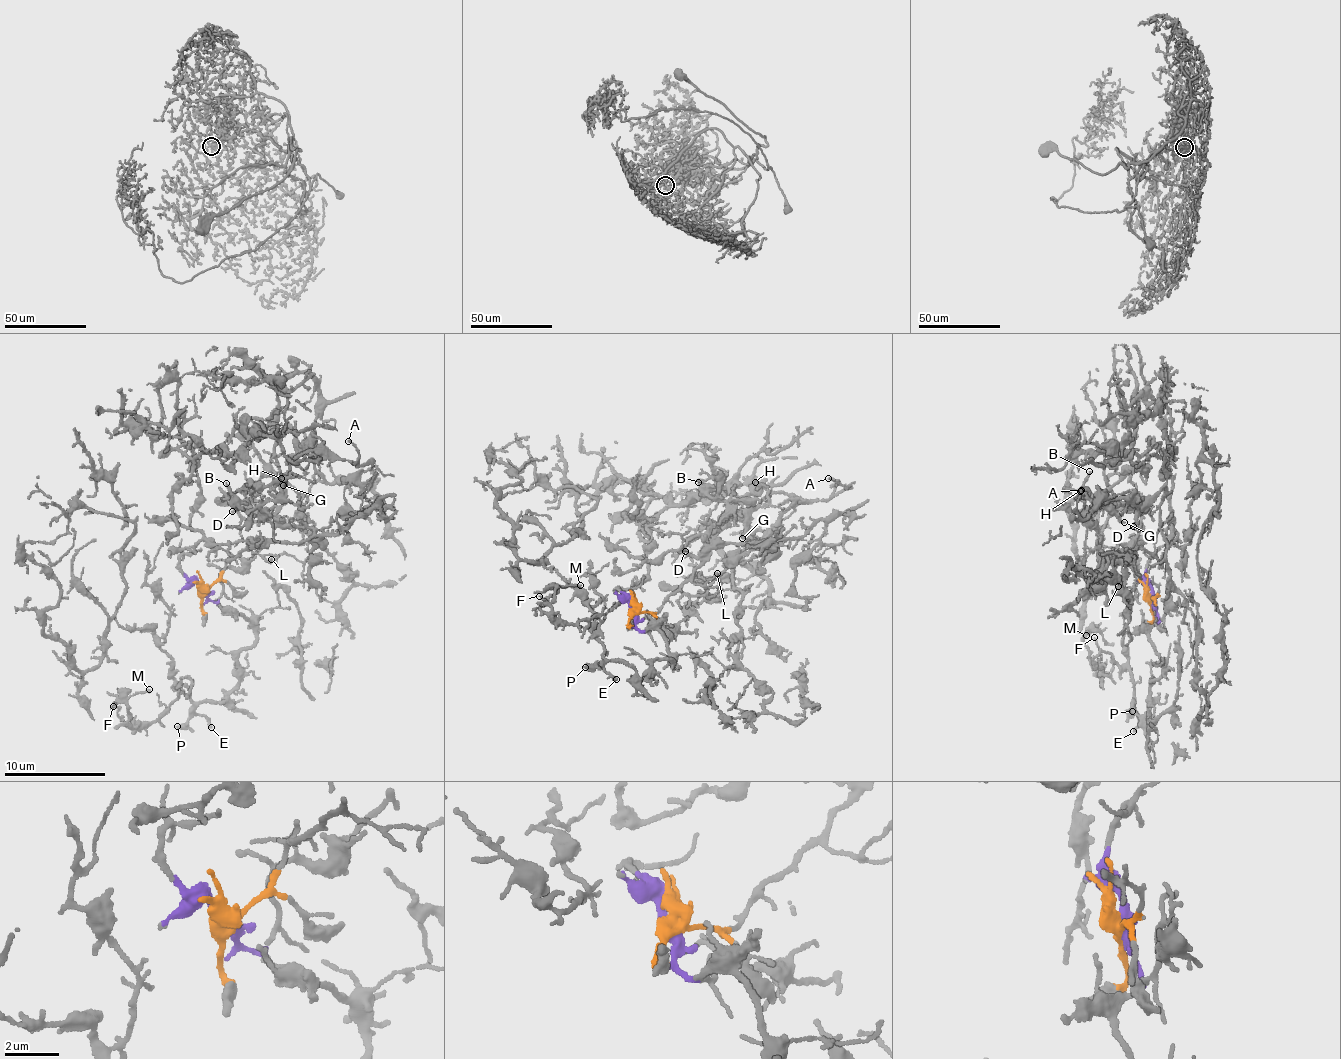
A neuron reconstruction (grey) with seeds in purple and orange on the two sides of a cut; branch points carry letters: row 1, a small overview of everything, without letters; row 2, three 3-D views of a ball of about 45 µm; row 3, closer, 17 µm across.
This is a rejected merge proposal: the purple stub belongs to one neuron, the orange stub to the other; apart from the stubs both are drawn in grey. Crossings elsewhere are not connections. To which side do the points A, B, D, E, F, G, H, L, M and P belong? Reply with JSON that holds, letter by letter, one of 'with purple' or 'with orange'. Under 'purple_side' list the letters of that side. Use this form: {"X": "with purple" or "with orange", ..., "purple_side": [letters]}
{"A": "with orange", "B": "with orange", "D": "with orange", "E": "with purple", "F": "with purple", "G": "with orange", "H": "with orange", "L": "with orange", "M": "with purple", "P": "with purple", "purple_side": ["E", "F", "M", "P"]}

